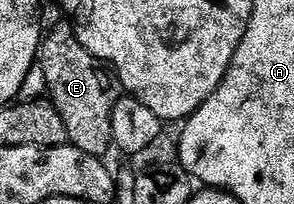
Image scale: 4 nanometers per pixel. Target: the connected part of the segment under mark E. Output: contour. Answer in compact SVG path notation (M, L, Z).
M60 20L54 23L48 30L51 31L48 34L46 31L42 35L39 44L37 65L43 70L49 101L57 108L61 120L65 120L65 132L67 133L68 143L86 154L103 156L103 153L107 149L111 150L113 146L111 138L113 127L110 121L113 120L114 106L121 97L120 91L117 89L116 79L113 77L112 71L104 63L94 58L80 44L70 21Z

